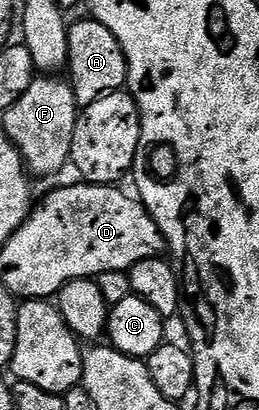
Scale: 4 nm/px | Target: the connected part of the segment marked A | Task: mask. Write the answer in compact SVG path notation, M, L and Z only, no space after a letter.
M95 19L87 20L73 20L68 27L70 51L66 73L69 73L67 76L76 96L77 106L80 107L102 99L107 93L121 92L128 83L128 64L122 51L122 43L114 39L114 31L110 31L110 27L102 27L102 23Z

